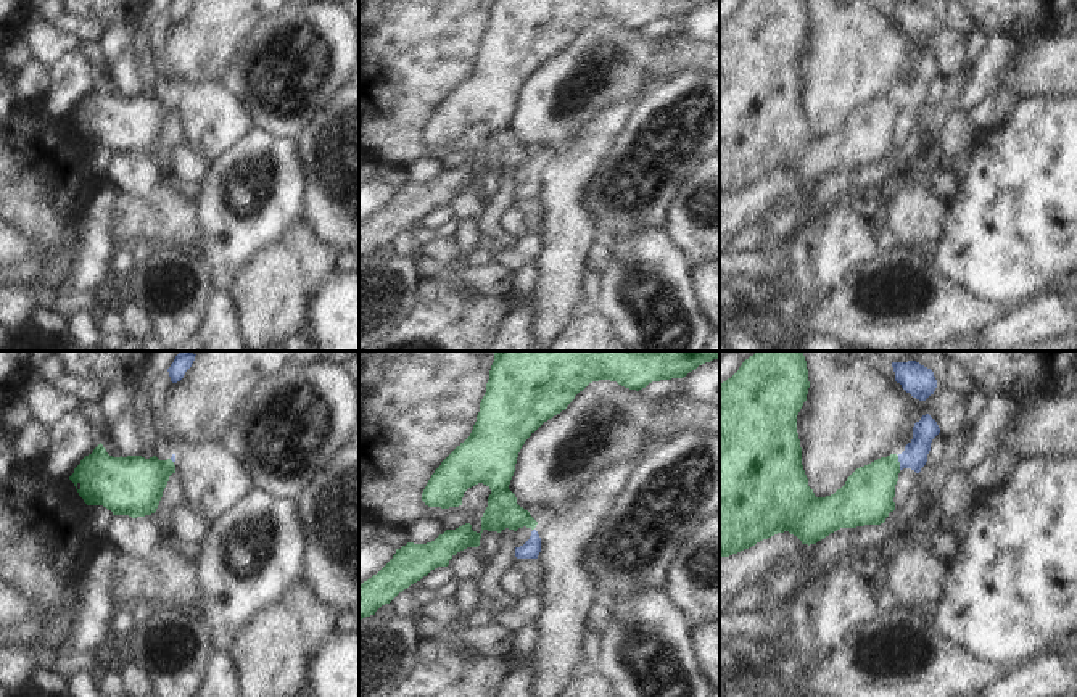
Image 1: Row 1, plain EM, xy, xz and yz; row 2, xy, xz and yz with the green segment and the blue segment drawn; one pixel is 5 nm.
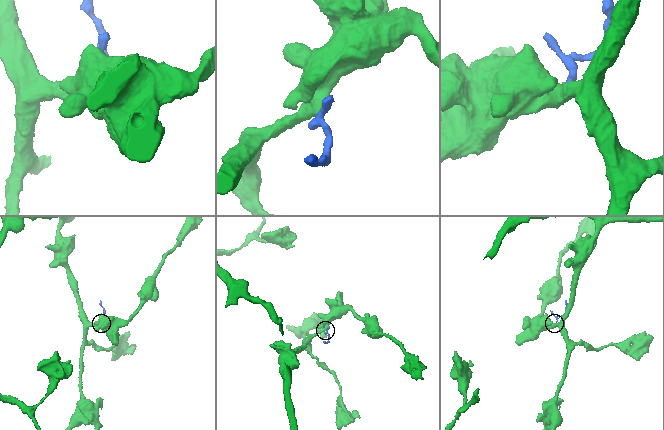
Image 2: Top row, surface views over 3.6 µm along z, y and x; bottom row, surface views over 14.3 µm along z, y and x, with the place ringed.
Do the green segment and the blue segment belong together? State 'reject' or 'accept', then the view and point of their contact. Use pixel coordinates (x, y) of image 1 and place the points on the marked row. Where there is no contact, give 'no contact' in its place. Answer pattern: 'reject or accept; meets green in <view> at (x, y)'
reject; meets green in yz at (899, 462)

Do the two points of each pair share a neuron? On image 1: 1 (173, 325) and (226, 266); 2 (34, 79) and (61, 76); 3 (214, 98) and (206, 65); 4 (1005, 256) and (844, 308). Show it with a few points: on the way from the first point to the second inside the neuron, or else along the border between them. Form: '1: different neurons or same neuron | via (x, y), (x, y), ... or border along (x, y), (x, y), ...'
1: different neurons | border along (190, 250), (203, 261), (214, 288)
2: different neurons | border along (49, 68), (49, 89), (41, 100)
3: different neurons | border along (219, 84), (187, 82), (174, 89)
4: different neurons | border along (928, 251), (940, 272), (977, 296)

